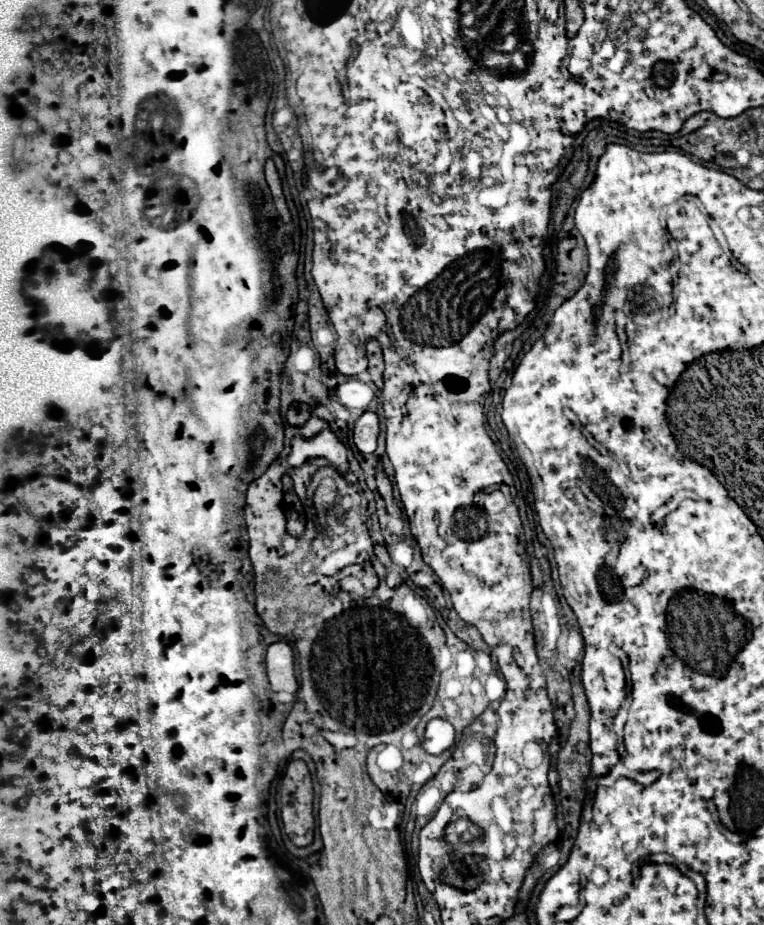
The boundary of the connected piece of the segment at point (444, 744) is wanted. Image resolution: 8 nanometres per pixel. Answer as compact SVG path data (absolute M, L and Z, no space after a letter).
M432 719L426 727L424 749L432 755L440 755L454 743L454 727L444 719Z

